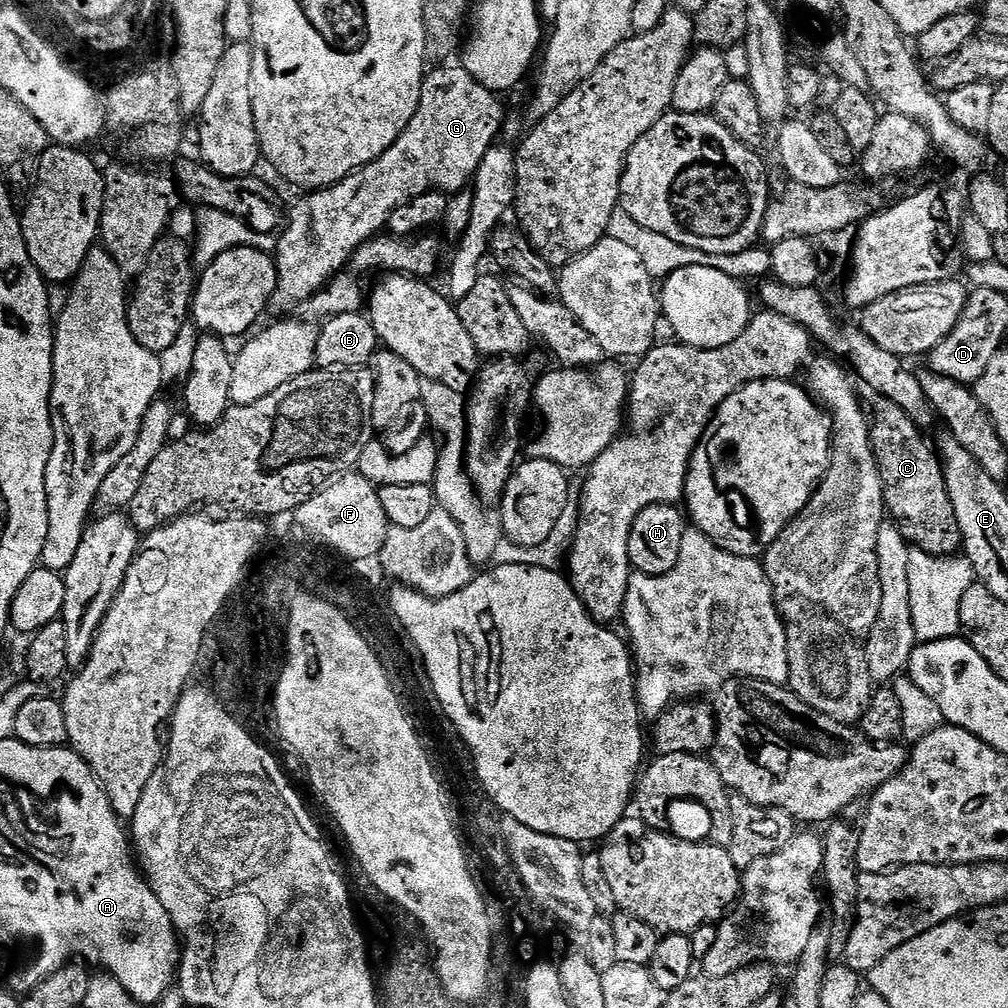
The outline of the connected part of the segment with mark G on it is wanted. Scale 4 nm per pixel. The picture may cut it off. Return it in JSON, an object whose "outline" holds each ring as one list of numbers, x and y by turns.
{"outline":[[462,66,456,68,436,68,424,77,420,91,420,105,414,118,406,126,403,134,374,162,365,168,352,172,342,182,330,188,309,191,292,208,292,221,283,229,288,241,274,251,274,259,279,265,276,270,276,289,272,295,271,311,292,314,296,307,307,305,308,301,321,291,333,278,341,275,344,268,355,257,357,250,369,240,381,235,388,227,390,214,406,202,424,196,427,192,453,194,471,185,476,171,486,158,486,154,497,143,496,135,501,135,506,114,500,105,501,97,482,86]]}

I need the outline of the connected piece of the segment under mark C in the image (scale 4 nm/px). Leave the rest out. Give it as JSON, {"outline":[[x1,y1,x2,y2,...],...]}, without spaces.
{"outline":[[861,383,858,391,870,417,872,449,882,474,887,515,913,549,931,556,953,555,961,547,961,534,947,493,940,457,933,445,924,441,925,433,898,402,890,402,890,398,878,394,869,384]]}

